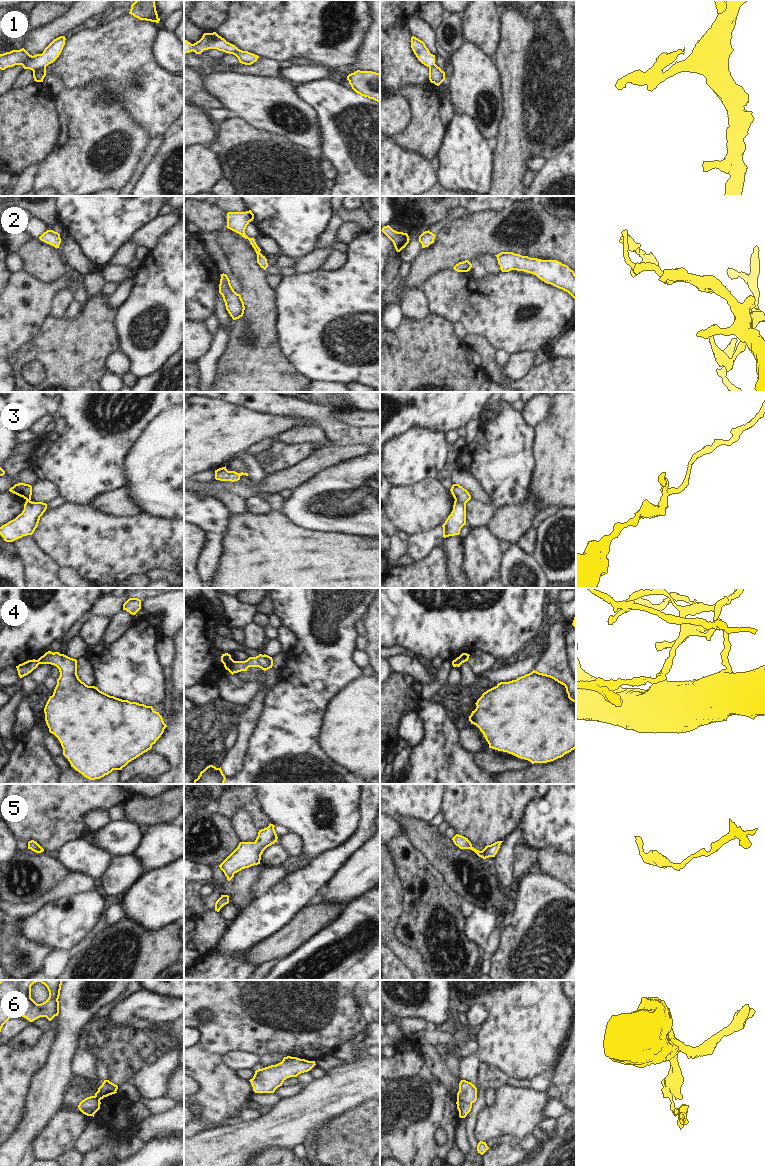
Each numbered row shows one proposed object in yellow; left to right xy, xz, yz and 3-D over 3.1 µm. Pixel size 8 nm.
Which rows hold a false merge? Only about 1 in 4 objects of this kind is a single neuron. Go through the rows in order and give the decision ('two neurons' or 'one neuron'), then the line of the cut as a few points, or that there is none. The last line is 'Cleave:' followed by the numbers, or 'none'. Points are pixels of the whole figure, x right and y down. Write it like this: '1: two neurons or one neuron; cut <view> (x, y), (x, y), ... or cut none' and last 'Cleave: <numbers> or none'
1: two neurons; cut xy (45, 66), (41, 66), (33, 71)
2: one neuron; cut none
3: two neurons; cut yz (455, 499), (465, 504)
4: two neurons; cut xz (234, 661), (228, 670)
5: one neuron; cut none
6: two neurons; cut yz (457, 1097), (471, 1104)
Cleave: 1, 3, 4, 6

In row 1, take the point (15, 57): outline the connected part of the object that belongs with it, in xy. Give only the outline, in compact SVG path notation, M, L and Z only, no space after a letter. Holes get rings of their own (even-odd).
M65 36L54 39L42 54L30 55L24 48L0 54L0 69L22 65L24 69L36 71L53 63L60 55L65 45Z

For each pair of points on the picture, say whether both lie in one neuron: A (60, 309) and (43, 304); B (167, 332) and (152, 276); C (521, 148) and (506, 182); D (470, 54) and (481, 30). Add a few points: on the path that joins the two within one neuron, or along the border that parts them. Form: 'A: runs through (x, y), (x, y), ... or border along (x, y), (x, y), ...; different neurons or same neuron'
A: border along (65, 287), (57, 293), (50, 314); different neurons
B: runs through (169, 318), (169, 293), (166, 290); same neuron
C: runs through (513, 156), (508, 174); same neuron
D: border along (465, 39), (476, 42), (491, 55); different neurons

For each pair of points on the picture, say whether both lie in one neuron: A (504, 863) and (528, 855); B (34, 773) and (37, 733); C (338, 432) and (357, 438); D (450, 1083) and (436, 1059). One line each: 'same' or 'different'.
A: different
B: same
C: same
D: same

